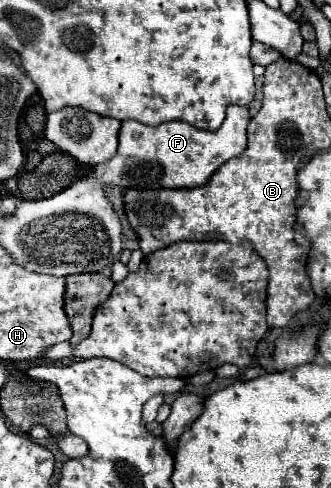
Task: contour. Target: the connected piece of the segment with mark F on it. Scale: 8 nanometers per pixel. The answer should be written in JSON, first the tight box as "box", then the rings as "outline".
{"box":[95,105,249,189],"outline":[[[227,105],[227,117],[217,131],[199,131],[183,121],[169,121],[157,127],[139,121],[123,121],[119,129],[119,151],[113,159],[95,167],[95,181],[119,189],[179,189],[205,185],[217,167],[245,151],[247,125],[249,107],[243,105]]]}

